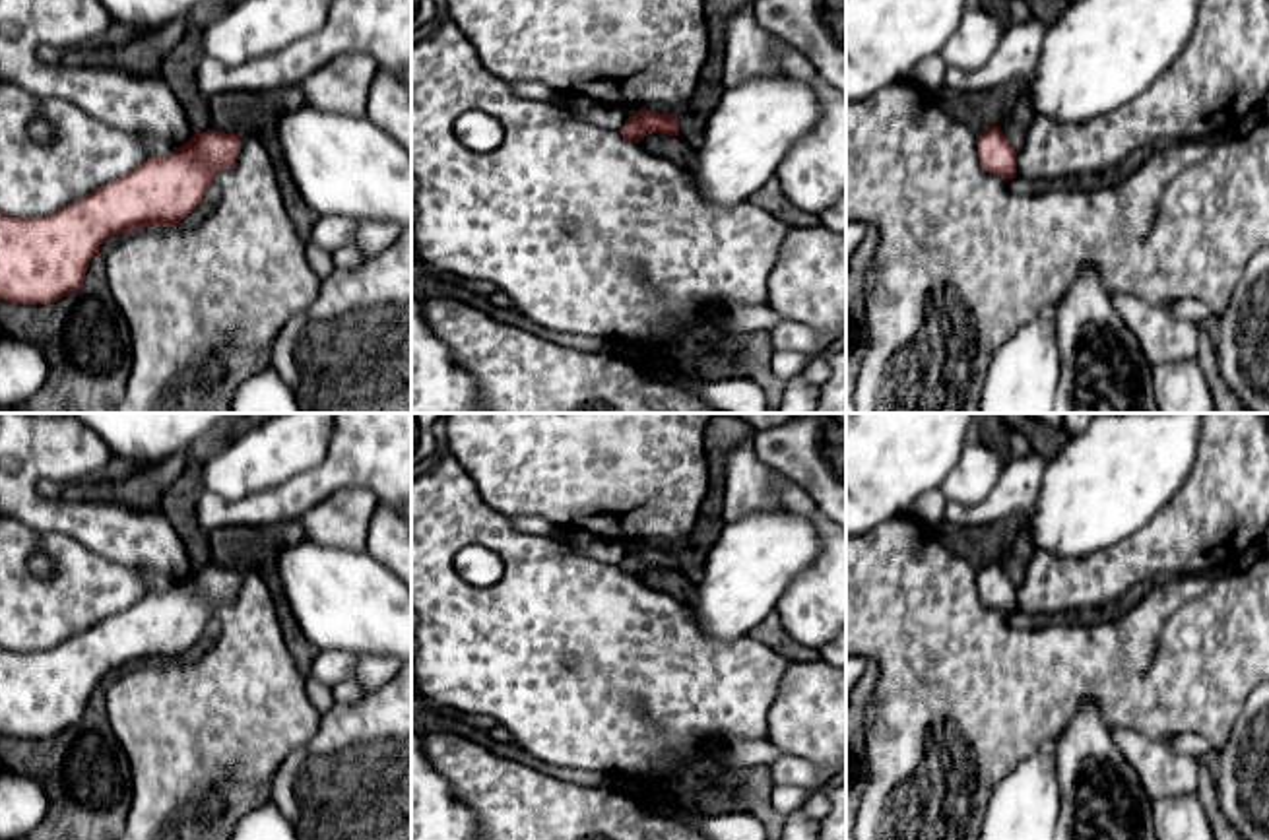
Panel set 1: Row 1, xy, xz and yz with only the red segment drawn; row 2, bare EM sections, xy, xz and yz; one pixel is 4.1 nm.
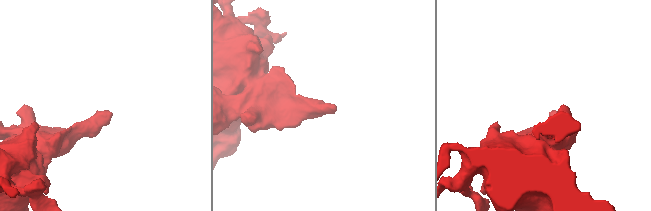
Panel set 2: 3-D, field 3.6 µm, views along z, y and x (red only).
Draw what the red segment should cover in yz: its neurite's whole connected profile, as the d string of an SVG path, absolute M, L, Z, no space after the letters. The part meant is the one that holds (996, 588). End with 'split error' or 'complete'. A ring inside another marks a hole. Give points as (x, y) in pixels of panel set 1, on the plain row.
M999 561L986 563L978 572L982 603L1007 615L1017 611L1017 586Z | complete

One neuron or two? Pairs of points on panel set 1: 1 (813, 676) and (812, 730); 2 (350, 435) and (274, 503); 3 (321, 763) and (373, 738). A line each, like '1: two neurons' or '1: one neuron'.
1: one neuron
2: one neuron
3: one neuron

